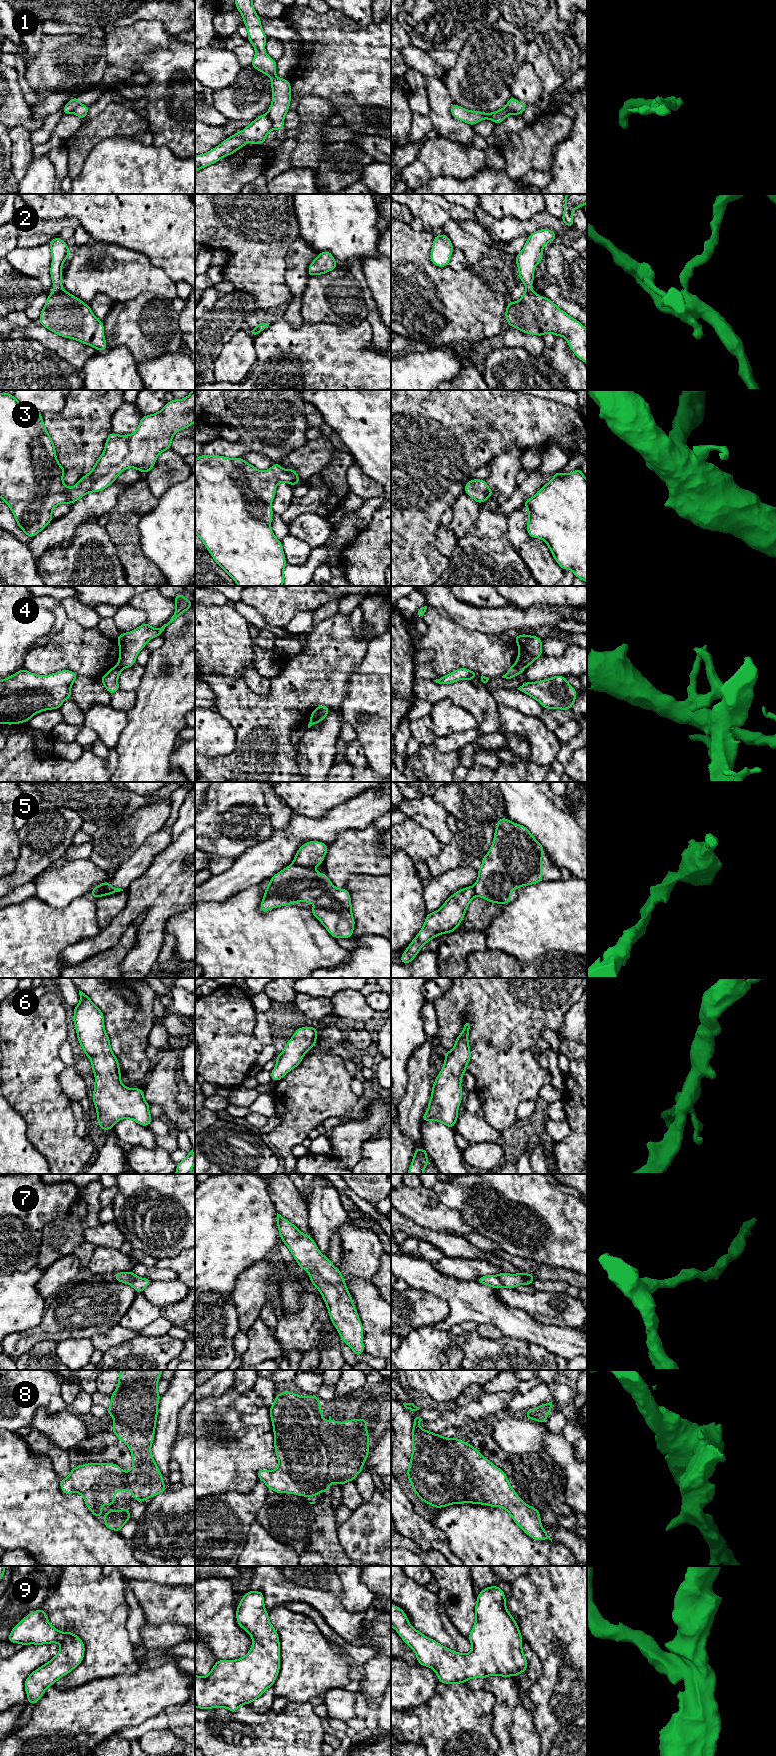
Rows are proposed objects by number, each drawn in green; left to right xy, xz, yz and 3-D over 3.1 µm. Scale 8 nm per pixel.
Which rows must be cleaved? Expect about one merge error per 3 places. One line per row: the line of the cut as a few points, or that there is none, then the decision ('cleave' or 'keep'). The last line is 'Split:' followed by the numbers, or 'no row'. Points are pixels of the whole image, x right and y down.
1: cut xz (267, 113), (273, 128); cleave
2: cut xy (61, 288), (54, 290); cleave
3: cut none; keep
4: cut yz (514, 664), (523, 668); cleave
5: cut xz (293, 863), (299, 866), (312, 867); cleave
6: cut none; keep
7: cut none; keep
8: cut none; keep
9: cut none; keep
Split: 1, 2, 4, 5

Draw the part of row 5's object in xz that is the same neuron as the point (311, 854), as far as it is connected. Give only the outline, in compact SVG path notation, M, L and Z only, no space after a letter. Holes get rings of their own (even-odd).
M309 841L302 845L293 860L293 864L302 867L316 867L323 863L328 845L319 841Z

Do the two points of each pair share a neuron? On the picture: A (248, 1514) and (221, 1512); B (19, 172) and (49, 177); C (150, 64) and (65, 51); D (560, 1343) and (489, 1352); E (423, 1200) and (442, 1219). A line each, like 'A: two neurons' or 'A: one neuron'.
A: one neuron
B: two neurons
C: two neurons
D: two neurons
E: one neuron

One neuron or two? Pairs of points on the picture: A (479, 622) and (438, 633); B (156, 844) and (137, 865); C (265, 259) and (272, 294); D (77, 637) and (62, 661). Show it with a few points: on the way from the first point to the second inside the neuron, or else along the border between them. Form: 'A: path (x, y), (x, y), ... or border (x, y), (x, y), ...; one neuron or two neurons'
A: border (443, 614), (469, 629), (476, 629), (485, 633); two neurons
B: path (151, 849), (141, 860); one neuron
C: path (265, 268), (265, 282), (267, 285); one neuron
D: path (74, 643), (63, 655); one neuron

